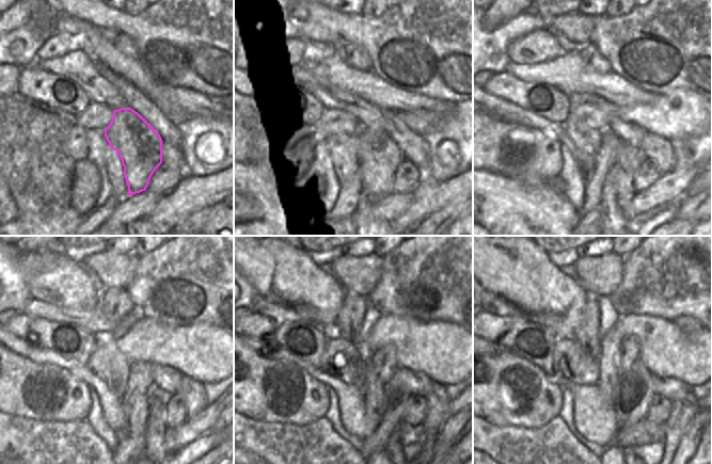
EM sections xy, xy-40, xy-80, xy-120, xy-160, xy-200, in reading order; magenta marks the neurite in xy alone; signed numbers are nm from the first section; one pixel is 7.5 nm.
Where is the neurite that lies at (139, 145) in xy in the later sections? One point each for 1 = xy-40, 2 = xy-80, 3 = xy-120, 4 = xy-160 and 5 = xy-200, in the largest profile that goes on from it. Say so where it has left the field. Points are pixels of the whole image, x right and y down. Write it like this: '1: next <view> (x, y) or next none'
1: next xy-40 (379, 157)
2: next xy-80 (629, 158)
3: next xy-120 (155, 447)
4: next xy-160 (394, 449)
5: next xy-200 (627, 452)

